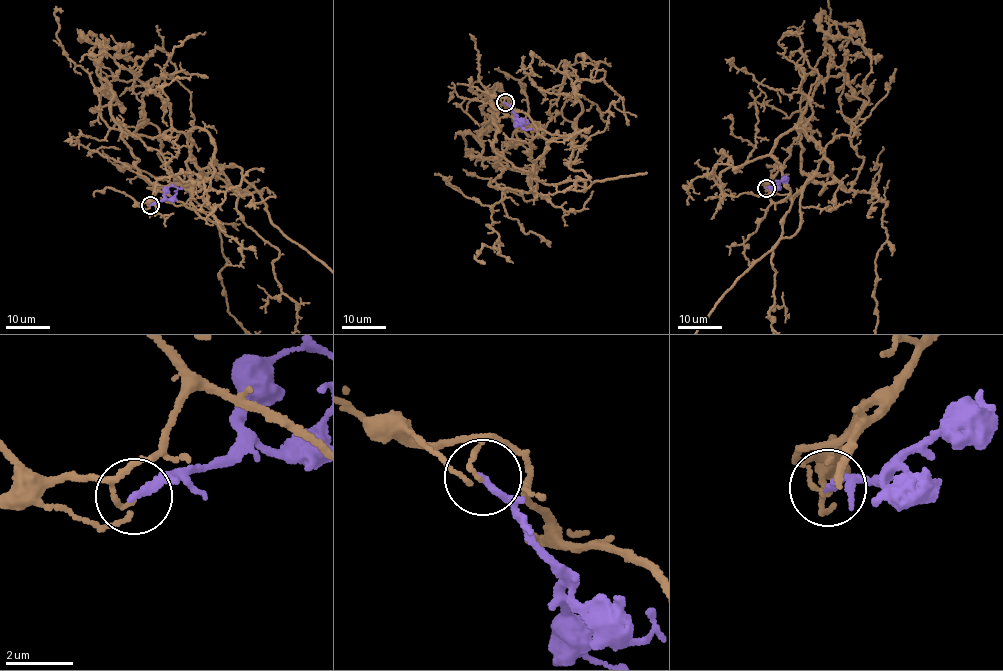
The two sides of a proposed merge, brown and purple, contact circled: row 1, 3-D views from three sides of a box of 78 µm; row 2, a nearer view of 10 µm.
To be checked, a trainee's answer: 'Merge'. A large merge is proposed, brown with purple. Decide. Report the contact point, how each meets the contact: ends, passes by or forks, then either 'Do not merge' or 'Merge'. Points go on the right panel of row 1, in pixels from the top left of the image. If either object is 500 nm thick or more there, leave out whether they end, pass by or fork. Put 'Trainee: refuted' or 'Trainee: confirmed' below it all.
Place: (766, 188). At the ring brown ends. At the ring purple ends. Do not merge
Trainee: refuted

